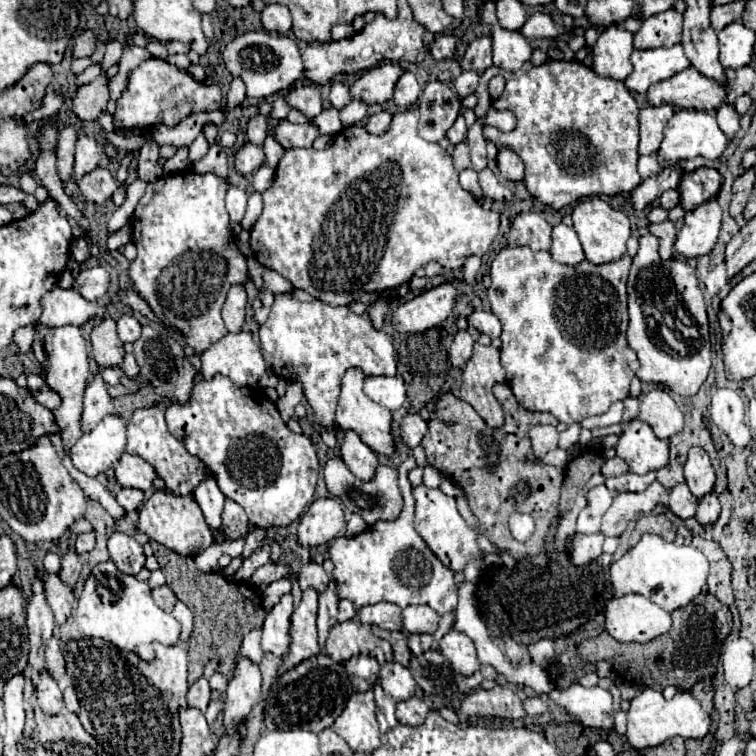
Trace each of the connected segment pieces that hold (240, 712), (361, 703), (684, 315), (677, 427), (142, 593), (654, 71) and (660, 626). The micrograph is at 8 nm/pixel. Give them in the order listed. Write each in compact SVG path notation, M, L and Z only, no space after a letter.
M239 656L237 666L233 670L233 678L225 690L225 710L223 724L227 734L235 732L235 726L243 722L261 696L261 672L259 666L249 658Z
M373 692L351 694L343 714L331 726L353 752L371 754L379 746L379 724L375 720Z
M645 234L639 238L639 252L633 256L627 294L627 340L637 352L641 364L637 378L641 382L663 384L681 396L697 394L711 368L711 342L703 292L695 270L685 260L661 260L657 252L657 238L653 234Z
M651 390L643 396L639 420L647 422L657 438L671 438L683 428L683 412L665 390Z
M105 560L91 570L77 602L75 620L83 636L103 638L143 660L155 656L153 644L179 644L179 622L153 602L147 582L119 572L113 560Z
M675 44L671 48L653 48L653 50L635 50L631 54L631 64L633 64L633 72L625 78L625 88L631 92L639 92L645 94L647 88L651 84L657 84L661 80L667 80L671 76L675 76L677 72L687 68L687 56L683 54L683 46Z
M639 594L611 598L605 606L605 630L619 642L651 642L671 630L671 614Z

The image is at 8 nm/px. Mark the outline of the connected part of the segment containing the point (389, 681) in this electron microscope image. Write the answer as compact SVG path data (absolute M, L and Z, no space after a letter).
M387 662L385 666L381 666L379 682L385 688L385 692L391 694L397 702L411 698L417 688L409 668L405 668L403 664L397 664L397 662Z

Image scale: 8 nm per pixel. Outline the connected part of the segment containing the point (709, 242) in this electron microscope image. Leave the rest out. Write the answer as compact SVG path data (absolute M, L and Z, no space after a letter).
M717 200L701 204L685 214L683 228L677 232L675 250L685 258L705 256L713 250L721 228L721 206Z

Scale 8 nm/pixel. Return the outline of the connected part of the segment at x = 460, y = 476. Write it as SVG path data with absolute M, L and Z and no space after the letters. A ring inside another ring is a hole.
M495 384L493 394L505 414L505 424L501 428L489 428L485 420L471 408L471 404L447 392L439 396L435 410L431 412L429 432L423 438L421 446L425 448L427 462L463 488L471 512L477 516L479 526L485 530L485 536L515 560L529 558L531 566L535 566L537 572L543 572L547 568L545 536L551 520L559 514L557 506L563 470L529 458L529 454L533 454L533 448L527 432L531 424L557 426L557 420L551 414L527 412L525 408L521 408L507 384ZM515 512L525 512L535 518L535 532L527 542L517 542L509 532L507 520Z

